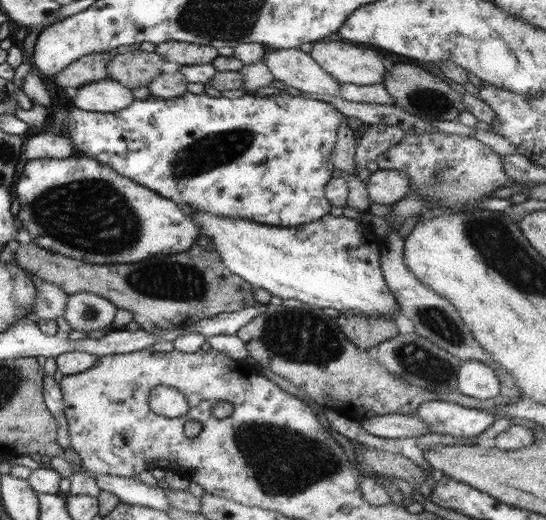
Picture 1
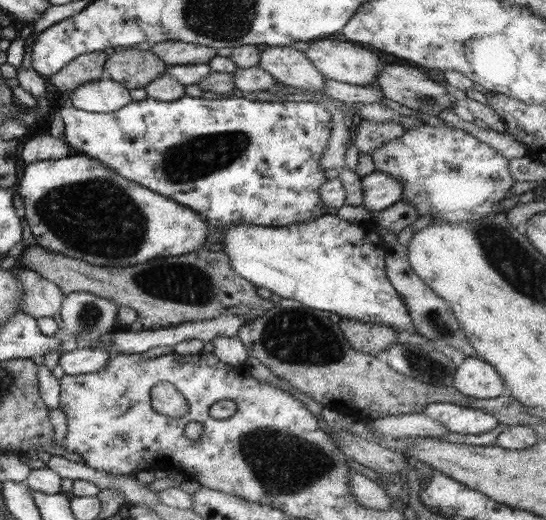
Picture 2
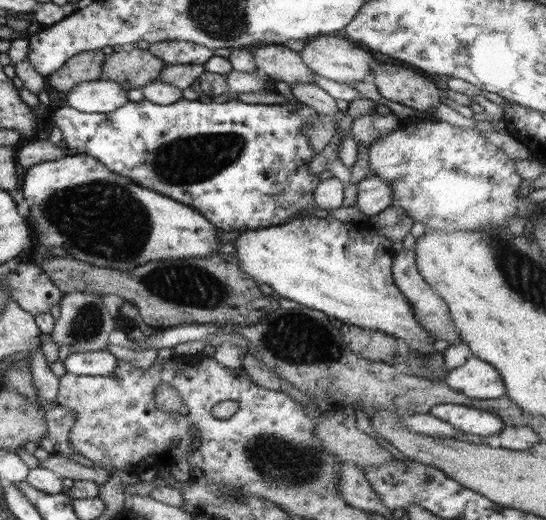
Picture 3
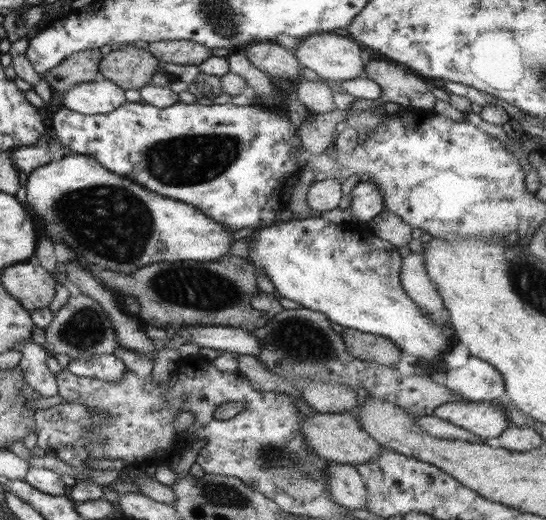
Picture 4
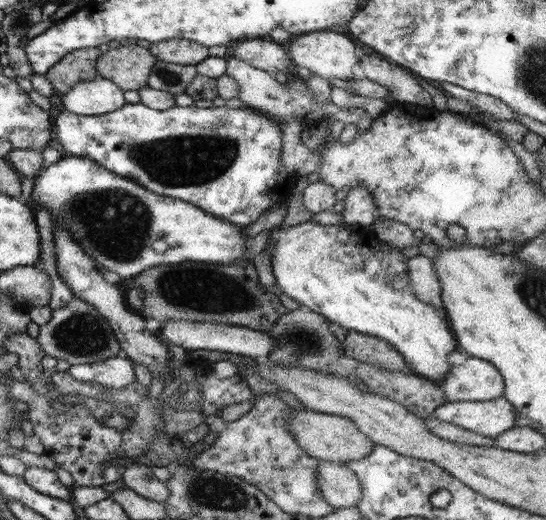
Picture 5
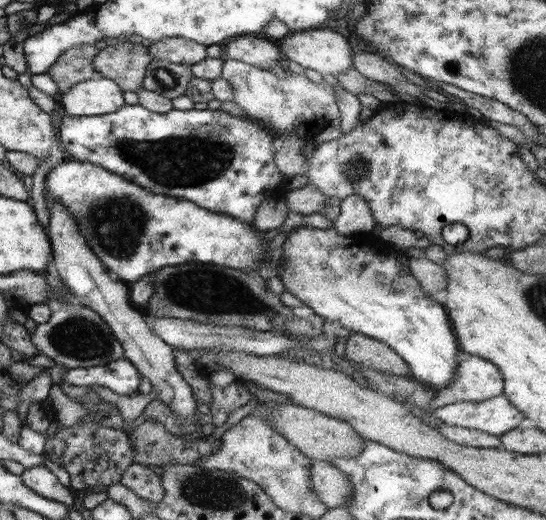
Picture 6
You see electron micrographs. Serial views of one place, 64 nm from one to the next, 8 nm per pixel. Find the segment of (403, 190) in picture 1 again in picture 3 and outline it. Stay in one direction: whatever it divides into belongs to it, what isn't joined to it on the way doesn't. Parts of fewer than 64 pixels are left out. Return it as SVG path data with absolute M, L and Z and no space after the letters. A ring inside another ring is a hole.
M369 174L358 184L358 196L355 206L368 217L382 212L393 201L393 188L381 176Z

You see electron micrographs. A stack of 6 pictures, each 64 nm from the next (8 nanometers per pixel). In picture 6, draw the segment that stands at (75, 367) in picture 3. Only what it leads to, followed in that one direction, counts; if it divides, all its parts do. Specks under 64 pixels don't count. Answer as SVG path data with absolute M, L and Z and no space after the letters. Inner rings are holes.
M127 359L114 360L110 364L100 364L88 368L67 369L63 380L72 386L106 386L123 395L138 392L141 374Z

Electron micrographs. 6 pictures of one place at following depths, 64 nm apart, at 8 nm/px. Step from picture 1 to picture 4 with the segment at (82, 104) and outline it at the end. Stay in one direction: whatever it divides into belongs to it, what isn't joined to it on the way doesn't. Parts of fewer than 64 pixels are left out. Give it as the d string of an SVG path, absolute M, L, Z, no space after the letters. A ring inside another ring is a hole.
M100 78L97 81L76 84L63 93L63 103L66 108L83 115L104 114L126 104L124 91L114 82Z

